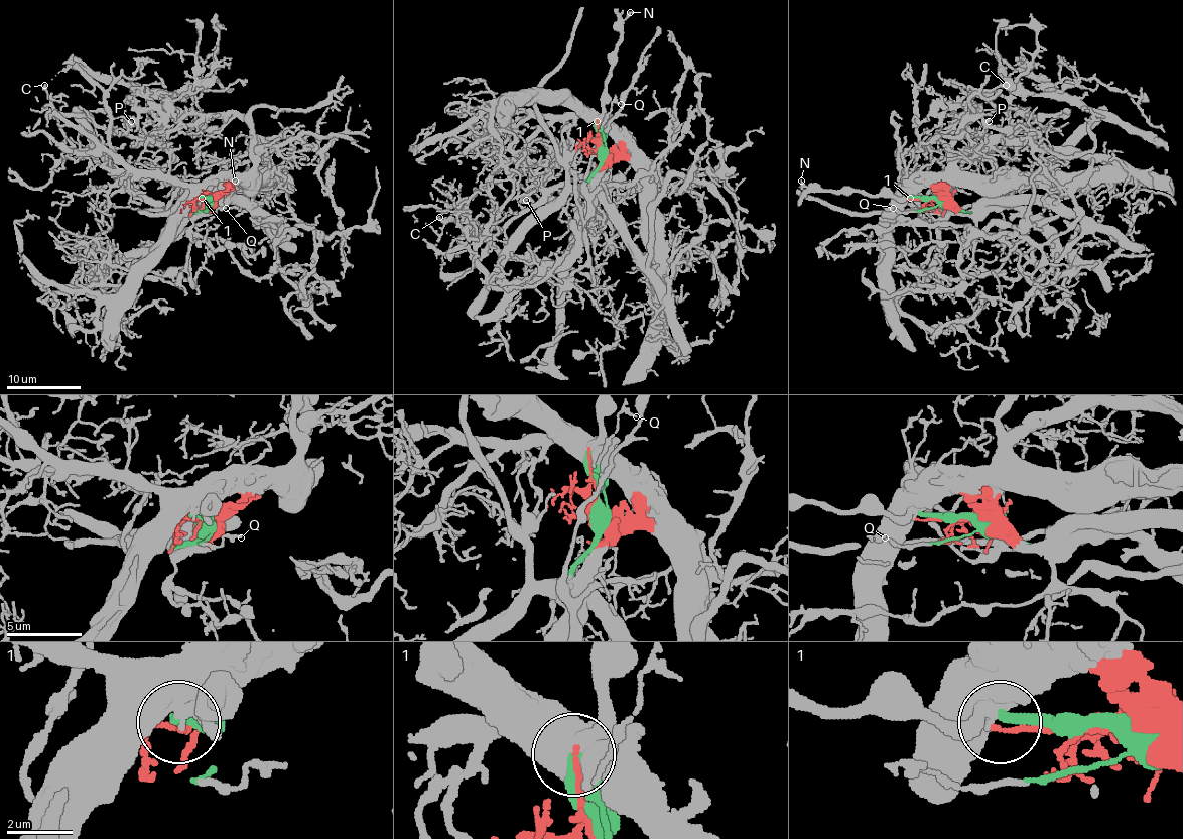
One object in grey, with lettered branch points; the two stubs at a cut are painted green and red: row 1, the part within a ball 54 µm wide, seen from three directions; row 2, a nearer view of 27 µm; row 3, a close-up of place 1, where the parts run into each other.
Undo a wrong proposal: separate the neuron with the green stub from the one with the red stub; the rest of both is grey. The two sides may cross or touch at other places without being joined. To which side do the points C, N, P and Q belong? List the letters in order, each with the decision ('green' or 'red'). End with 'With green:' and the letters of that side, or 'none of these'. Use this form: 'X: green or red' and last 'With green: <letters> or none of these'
C: red
N: green
P: red
Q: green
With green: N, Q

